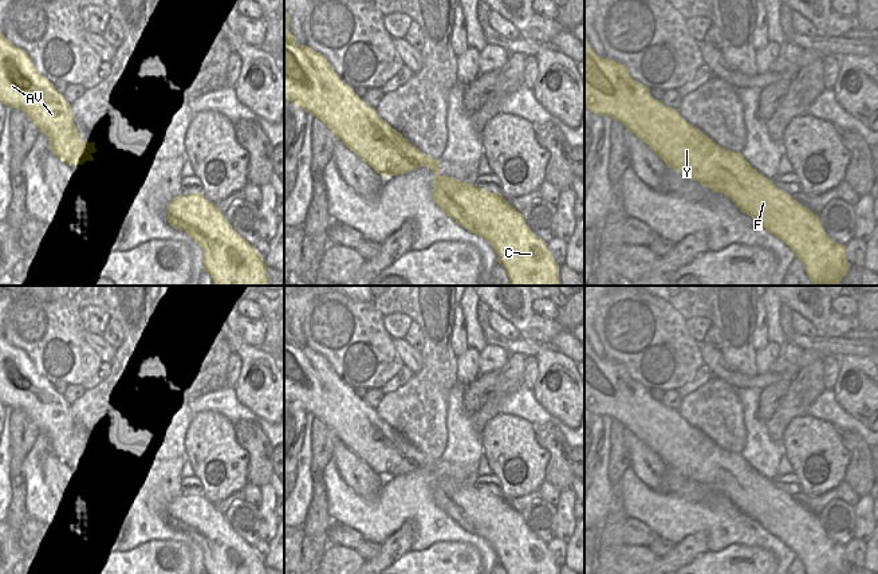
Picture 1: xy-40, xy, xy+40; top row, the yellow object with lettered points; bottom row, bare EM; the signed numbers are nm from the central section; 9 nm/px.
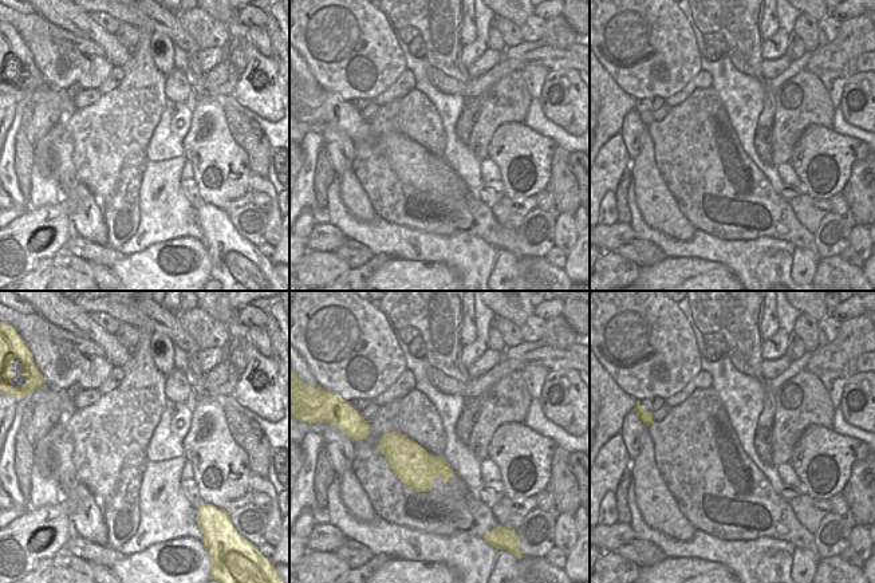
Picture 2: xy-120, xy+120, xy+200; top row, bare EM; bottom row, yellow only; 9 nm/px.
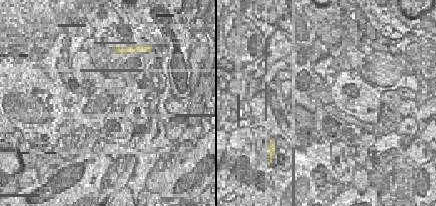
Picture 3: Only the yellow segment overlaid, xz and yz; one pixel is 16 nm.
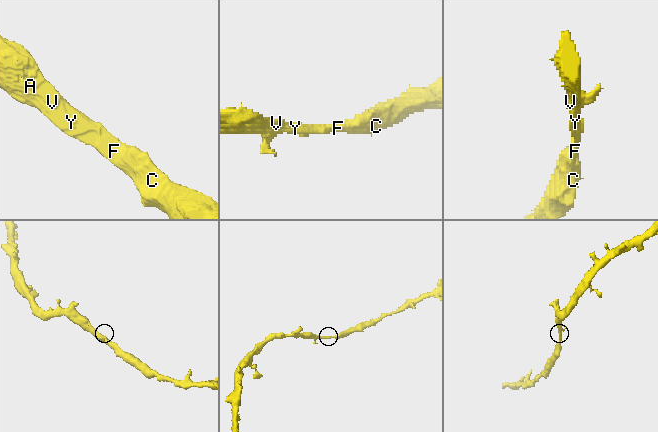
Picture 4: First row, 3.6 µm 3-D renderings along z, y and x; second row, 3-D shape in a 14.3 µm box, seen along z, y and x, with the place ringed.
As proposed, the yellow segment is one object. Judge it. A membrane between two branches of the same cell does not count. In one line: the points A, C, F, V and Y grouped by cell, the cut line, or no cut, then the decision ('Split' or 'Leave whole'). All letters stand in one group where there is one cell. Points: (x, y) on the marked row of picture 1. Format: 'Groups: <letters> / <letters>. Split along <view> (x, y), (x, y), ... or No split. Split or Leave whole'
Groups: A C F V Y. No split. Leave whole.

